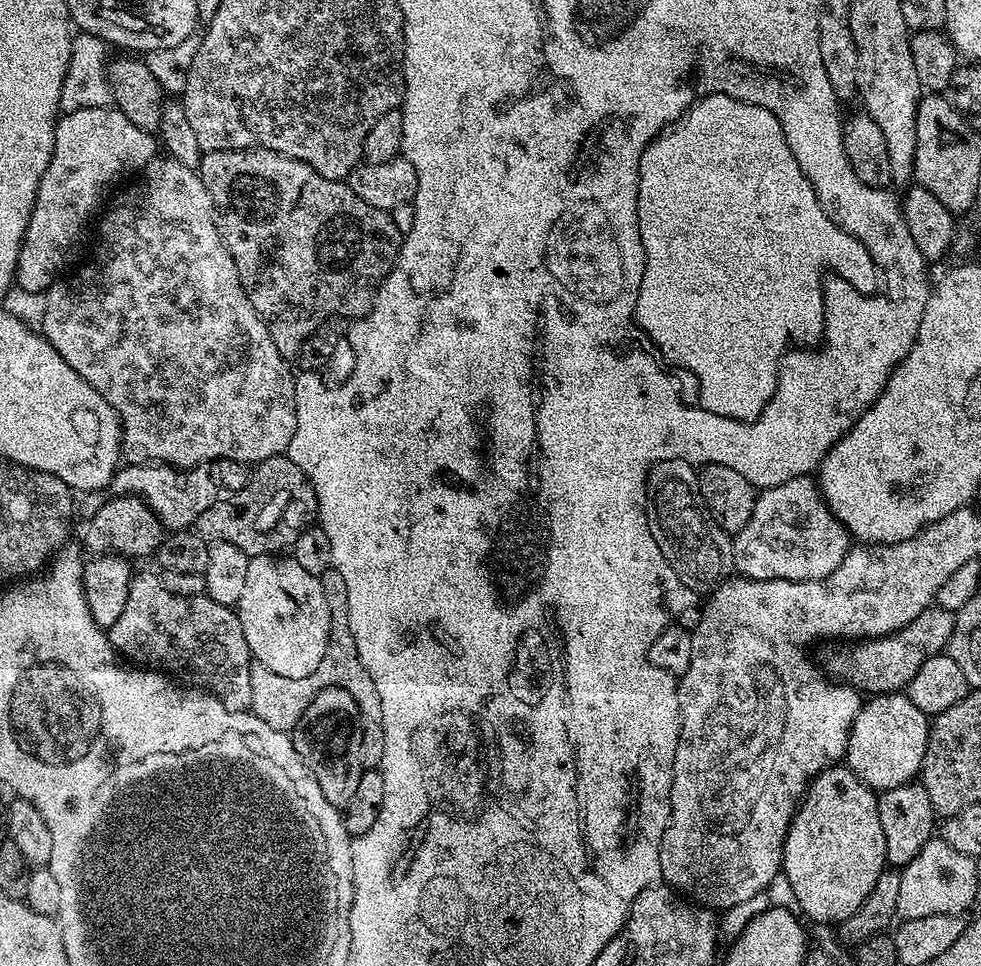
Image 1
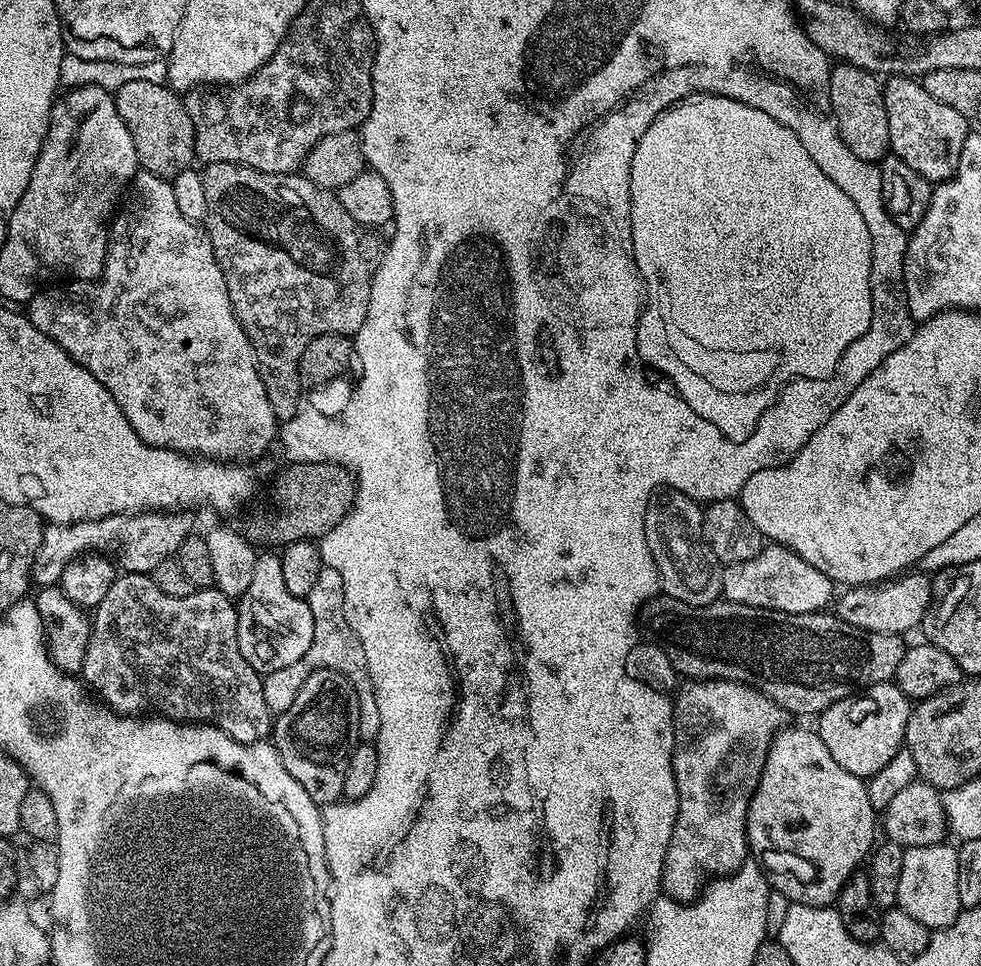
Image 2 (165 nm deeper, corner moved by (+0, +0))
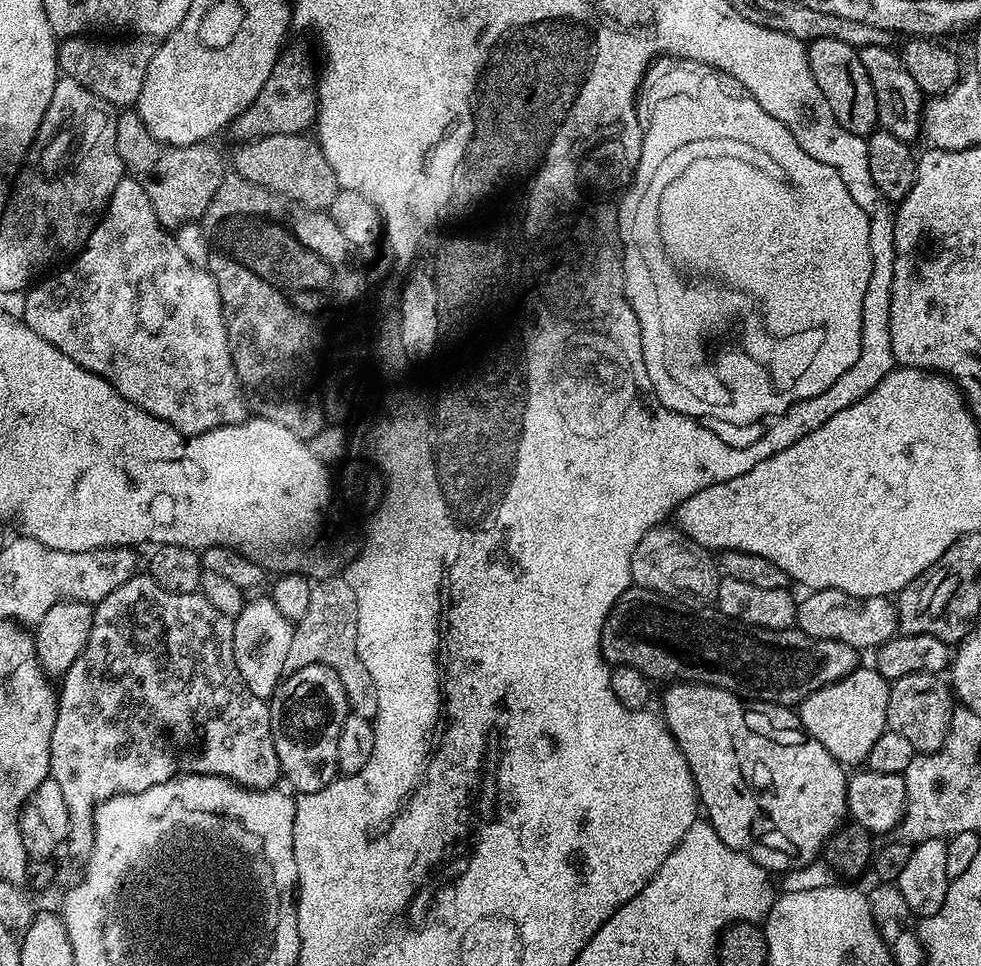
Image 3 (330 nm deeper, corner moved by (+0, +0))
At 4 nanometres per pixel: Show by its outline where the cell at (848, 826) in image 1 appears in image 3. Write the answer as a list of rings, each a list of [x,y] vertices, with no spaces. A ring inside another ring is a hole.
[[[672,682],[665,688],[668,689],[664,692],[664,712],[662,711],[664,725],[668,727],[670,734],[676,739],[676,745],[682,750],[682,754],[690,766],[703,815],[708,823],[714,826],[718,838],[722,838],[722,842],[726,842],[726,846],[746,854],[772,874],[791,872],[793,868],[805,868],[807,864],[813,863],[819,857],[816,855],[819,854],[820,848],[822,852],[828,839],[839,830],[841,824],[849,819],[848,776],[845,765],[839,764],[830,754],[830,750],[826,750],[826,746],[822,746],[822,742],[809,736],[800,727],[799,715],[791,707],[783,704],[767,704],[761,700],[745,700],[743,696],[737,696],[735,692],[715,688],[713,684]]]

